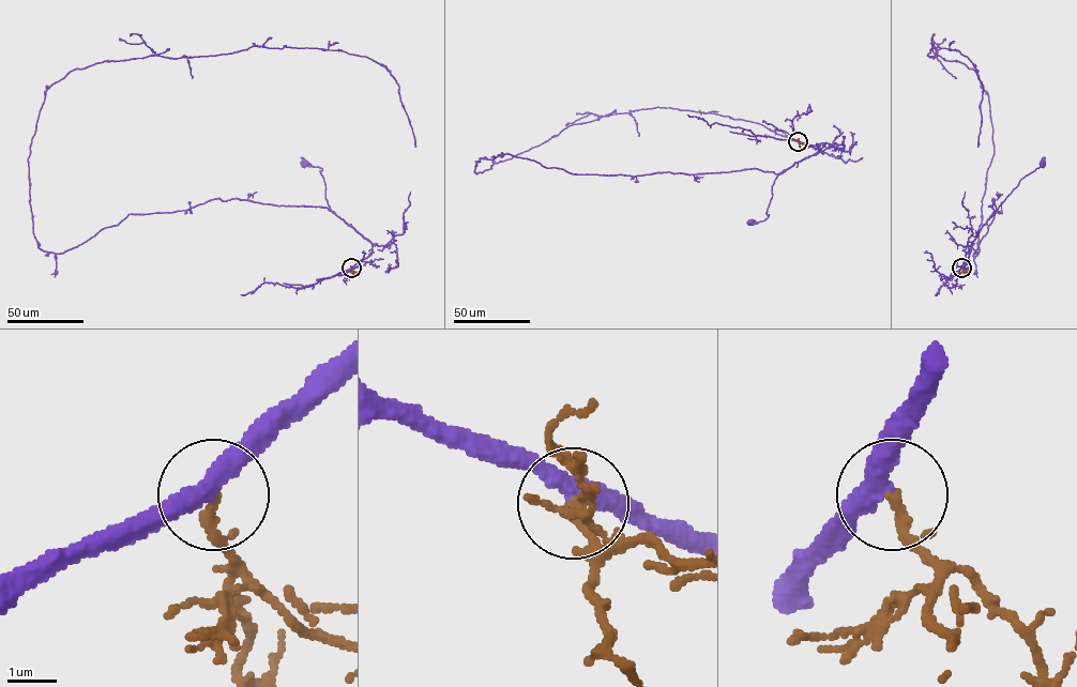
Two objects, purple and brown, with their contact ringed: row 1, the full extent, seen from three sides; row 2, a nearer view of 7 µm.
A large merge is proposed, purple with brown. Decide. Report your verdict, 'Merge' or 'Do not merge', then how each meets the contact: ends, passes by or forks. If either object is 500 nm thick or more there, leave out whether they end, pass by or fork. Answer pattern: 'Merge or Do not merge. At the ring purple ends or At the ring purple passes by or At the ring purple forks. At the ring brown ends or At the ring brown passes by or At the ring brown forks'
Do not merge. At the ring purple passes by. At the ring brown ends

